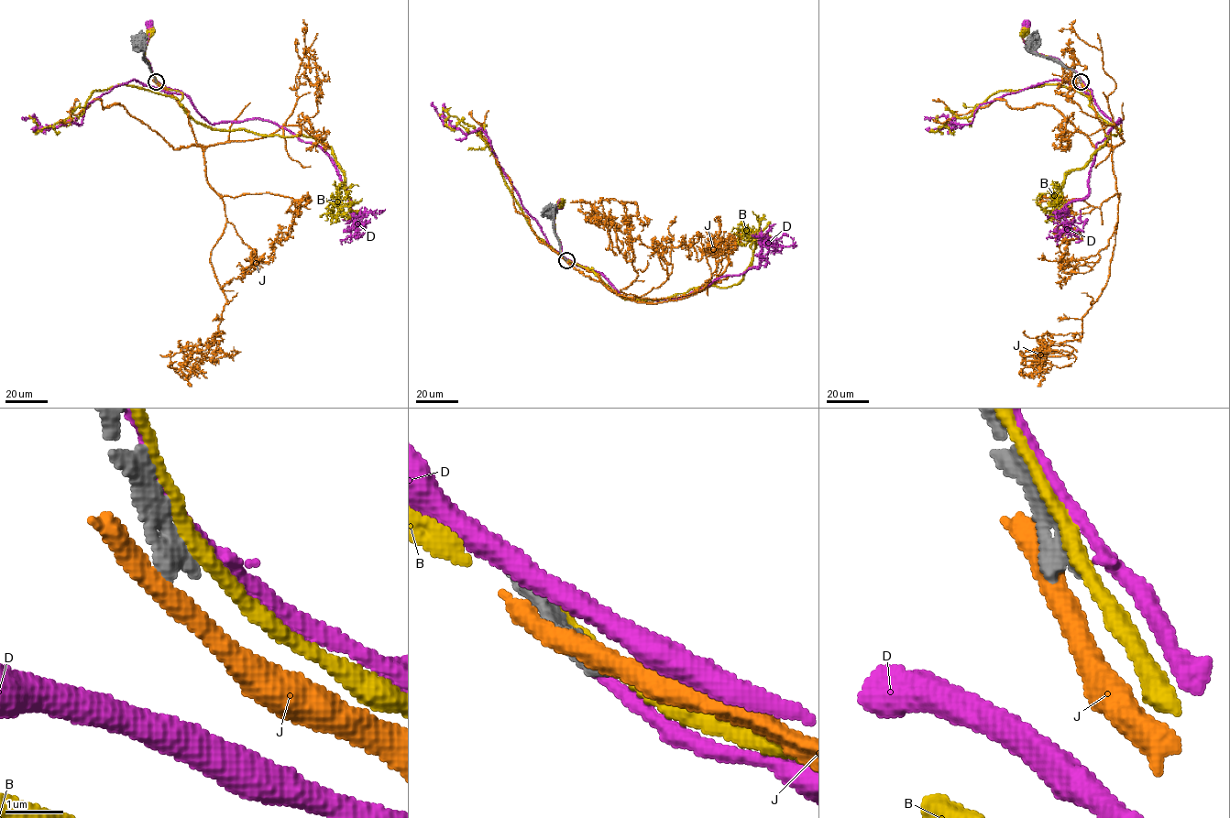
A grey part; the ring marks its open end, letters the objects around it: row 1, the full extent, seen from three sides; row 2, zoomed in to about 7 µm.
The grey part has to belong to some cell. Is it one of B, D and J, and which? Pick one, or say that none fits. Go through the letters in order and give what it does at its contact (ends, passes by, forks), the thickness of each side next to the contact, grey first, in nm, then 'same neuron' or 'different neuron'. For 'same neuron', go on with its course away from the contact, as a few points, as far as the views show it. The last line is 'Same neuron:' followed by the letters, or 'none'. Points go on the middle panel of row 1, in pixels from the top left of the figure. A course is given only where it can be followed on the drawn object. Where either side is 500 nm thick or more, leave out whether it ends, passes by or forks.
B: it passes by; calibres 480 and 240 nm; different neuron
D: it passes by; calibres 300 and 200 nm; different neuron
J: it passes by; calibres 420 and 360 nm; different neuron
Same neuron: none

